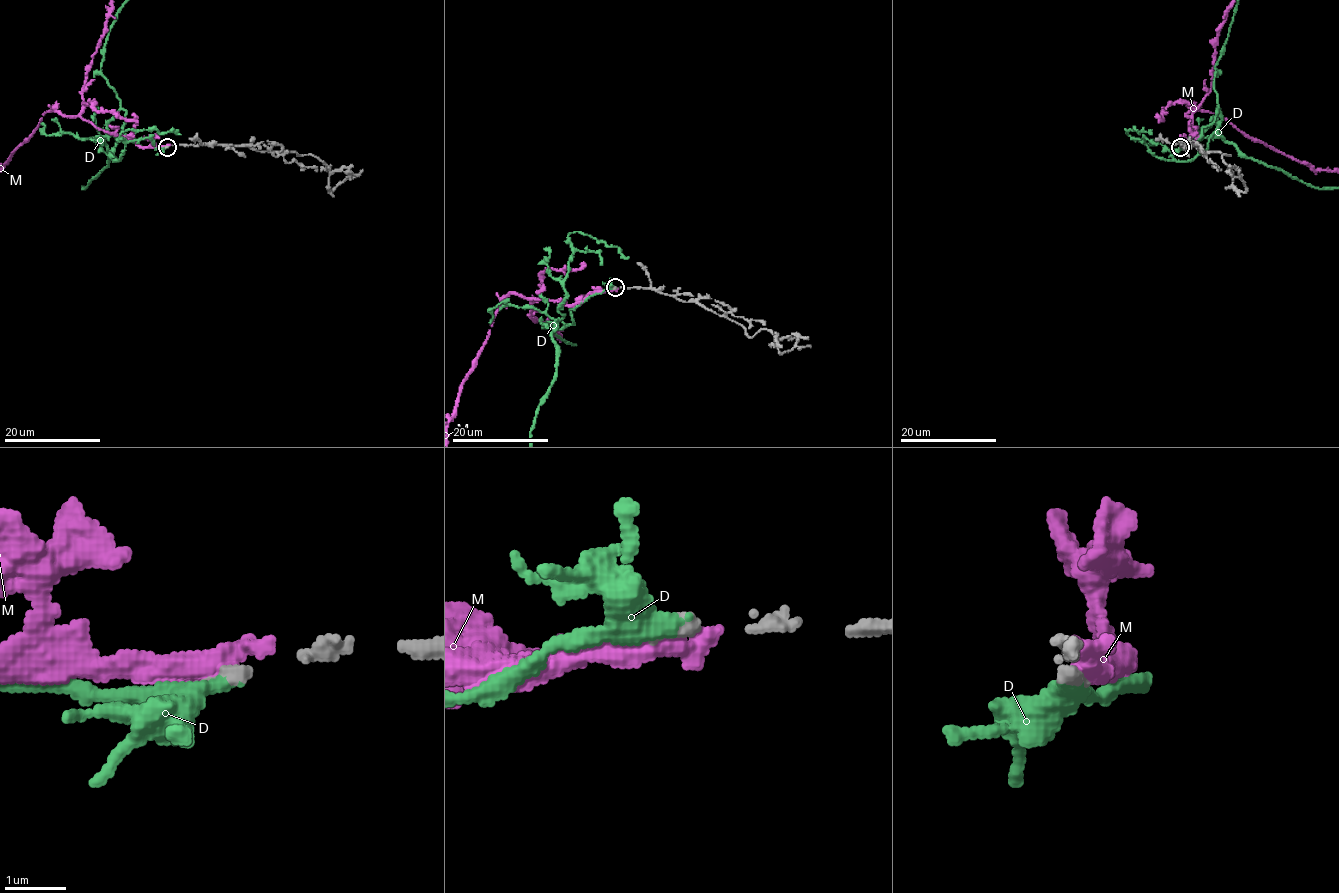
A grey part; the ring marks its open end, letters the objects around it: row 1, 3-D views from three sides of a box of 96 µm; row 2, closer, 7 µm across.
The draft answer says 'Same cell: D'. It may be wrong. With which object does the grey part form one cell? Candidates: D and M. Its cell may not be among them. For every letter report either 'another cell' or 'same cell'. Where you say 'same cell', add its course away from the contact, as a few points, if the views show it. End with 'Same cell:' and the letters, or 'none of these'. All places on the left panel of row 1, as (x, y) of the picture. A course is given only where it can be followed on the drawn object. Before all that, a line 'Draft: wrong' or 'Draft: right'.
Draft: right
D: same cell
M: another cell
Same cell: D

